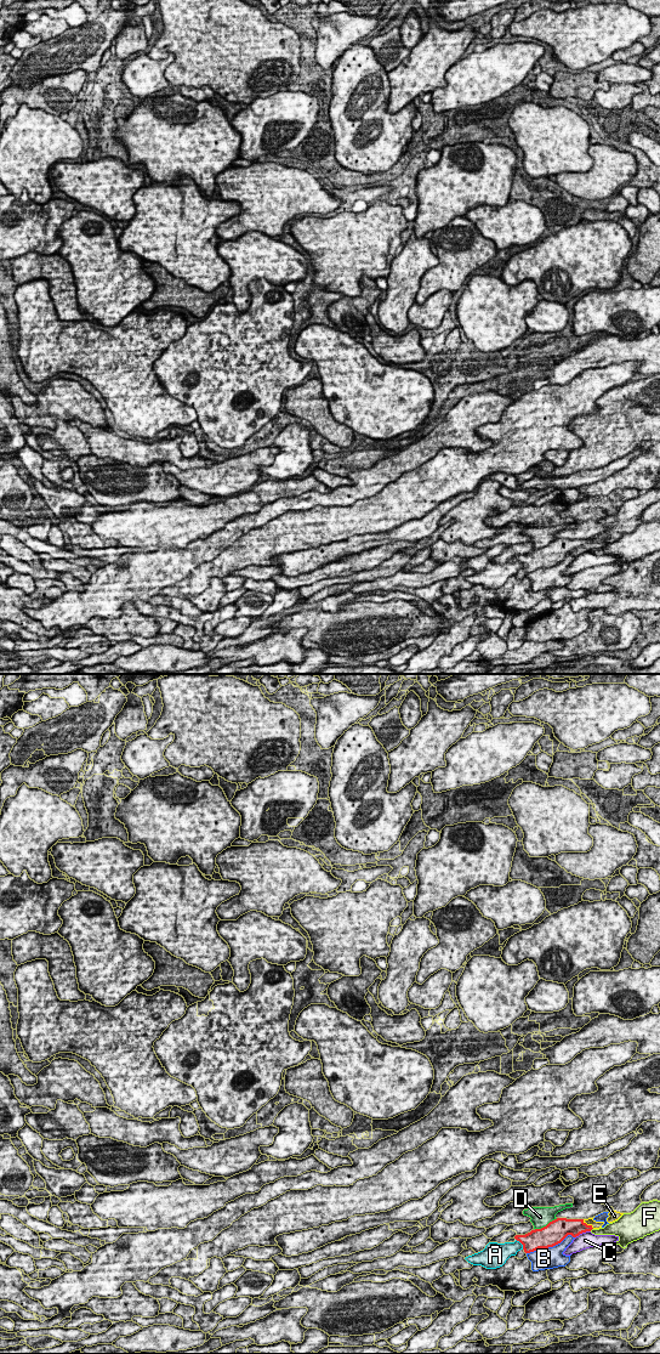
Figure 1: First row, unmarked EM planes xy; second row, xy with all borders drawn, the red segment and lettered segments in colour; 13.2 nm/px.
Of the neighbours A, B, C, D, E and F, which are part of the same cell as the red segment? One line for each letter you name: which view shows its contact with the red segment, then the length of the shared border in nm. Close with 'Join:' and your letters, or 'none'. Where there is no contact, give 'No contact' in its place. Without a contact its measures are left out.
E: Touches red in xy. Shared border 200 nm
Join: E

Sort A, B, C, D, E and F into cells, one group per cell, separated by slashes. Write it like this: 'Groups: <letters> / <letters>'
Groups: A / B / C / D / E / F

